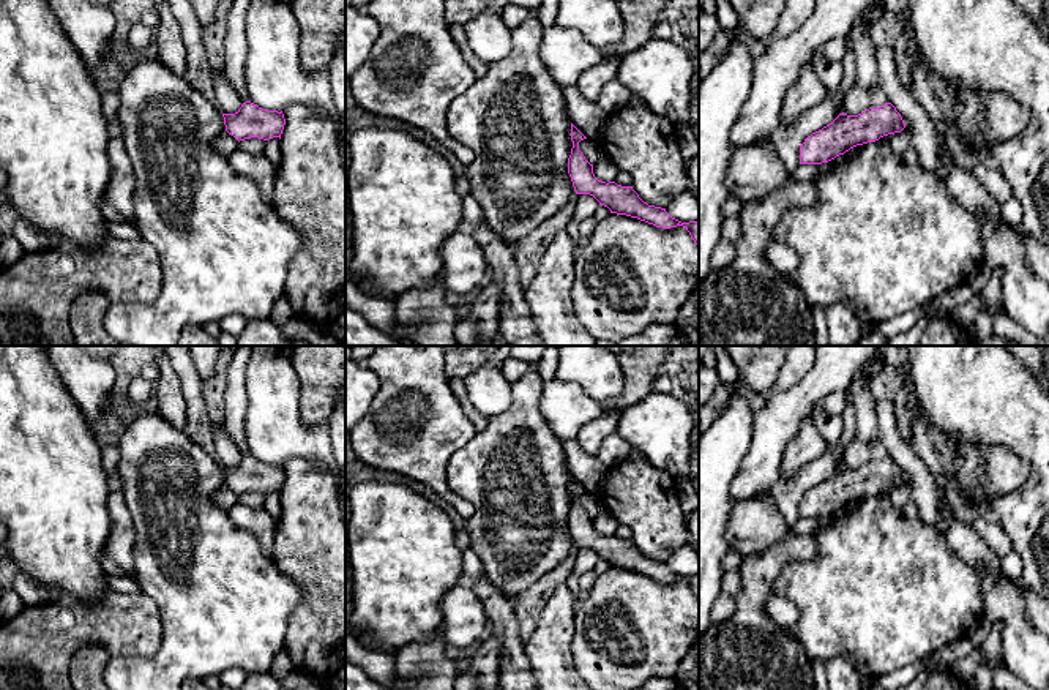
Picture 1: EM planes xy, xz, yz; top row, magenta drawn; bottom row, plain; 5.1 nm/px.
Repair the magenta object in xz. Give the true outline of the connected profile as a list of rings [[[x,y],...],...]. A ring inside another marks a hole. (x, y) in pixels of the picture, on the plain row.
[[[571,477],[573,502],[568,512],[568,527],[576,548],[590,548],[599,556],[599,559],[607,561],[610,567],[637,572],[656,581],[670,583],[683,579],[699,600],[699,575],[681,576],[672,572],[666,562],[644,556],[633,540],[598,534],[593,527],[593,518],[590,518],[579,504],[579,496],[584,493],[587,491]]]

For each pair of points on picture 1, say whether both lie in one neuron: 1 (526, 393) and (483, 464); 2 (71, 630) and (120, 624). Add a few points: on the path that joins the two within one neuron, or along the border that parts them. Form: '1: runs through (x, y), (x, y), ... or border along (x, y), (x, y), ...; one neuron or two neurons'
1: runs through (526, 411), (522, 425), (500, 447); one neuron
2: runs through (84, 624), (108, 624); one neuron

